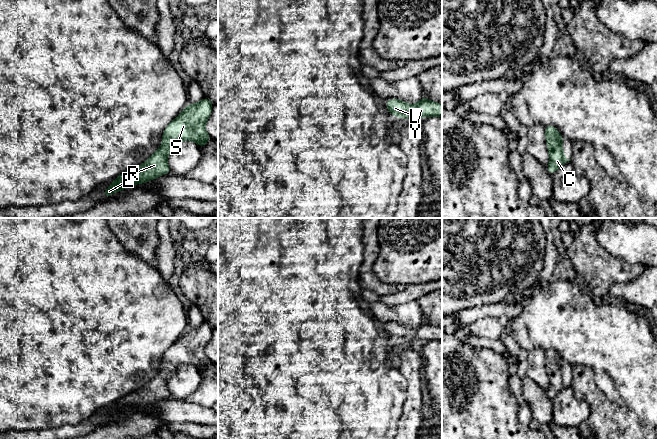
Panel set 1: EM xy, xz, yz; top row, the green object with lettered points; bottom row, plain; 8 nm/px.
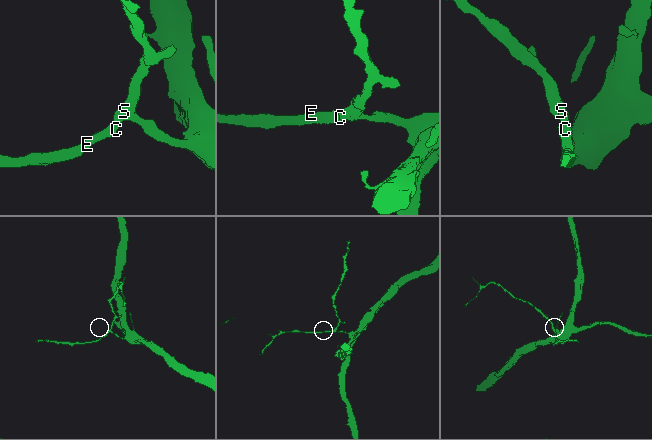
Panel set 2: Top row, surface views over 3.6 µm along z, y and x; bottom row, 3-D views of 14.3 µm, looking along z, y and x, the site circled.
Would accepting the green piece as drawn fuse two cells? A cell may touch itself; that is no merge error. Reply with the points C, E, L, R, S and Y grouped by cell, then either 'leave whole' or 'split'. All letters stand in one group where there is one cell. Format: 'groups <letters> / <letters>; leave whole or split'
groups C E L R S Y; leave whole

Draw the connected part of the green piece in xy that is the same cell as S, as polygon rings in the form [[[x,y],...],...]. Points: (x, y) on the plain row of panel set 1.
[[[205,320],[197,328],[188,328],[181,338],[164,353],[163,369],[143,389],[131,392],[118,400],[112,409],[105,413],[104,421],[109,422],[114,416],[122,415],[126,411],[146,407],[170,397],[167,381],[181,365],[191,364],[203,372],[211,364],[206,356],[205,348],[211,339],[212,331],[212,325]]]

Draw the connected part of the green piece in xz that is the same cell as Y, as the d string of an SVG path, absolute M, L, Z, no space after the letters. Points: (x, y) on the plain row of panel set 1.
M425 320L414 329L405 327L399 323L386 325L389 337L404 343L416 343L419 341L442 341L442 328L429 325Z

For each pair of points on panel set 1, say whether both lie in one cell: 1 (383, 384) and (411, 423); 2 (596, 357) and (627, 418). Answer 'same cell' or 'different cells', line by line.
1: different cells
2: different cells

